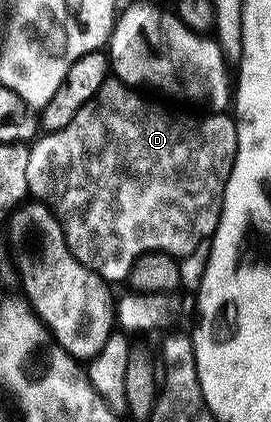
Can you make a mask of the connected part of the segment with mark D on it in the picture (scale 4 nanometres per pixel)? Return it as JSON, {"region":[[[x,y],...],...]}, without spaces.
{"region":[[[109,78],[97,93],[81,110],[77,110],[73,122],[69,126],[61,126],[61,130],[40,135],[30,145],[29,167],[27,183],[28,193],[36,201],[46,202],[63,223],[63,233],[72,254],[85,266],[89,266],[99,276],[108,282],[114,280],[126,281],[131,274],[135,259],[147,252],[167,252],[170,256],[182,258],[188,256],[201,243],[210,241],[215,234],[215,227],[219,224],[223,209],[223,195],[225,186],[229,182],[229,174],[233,170],[233,162],[237,154],[237,126],[234,119],[227,114],[199,114],[203,116],[178,116],[151,100],[142,96],[142,91],[132,85],[123,83],[118,78]]]}

